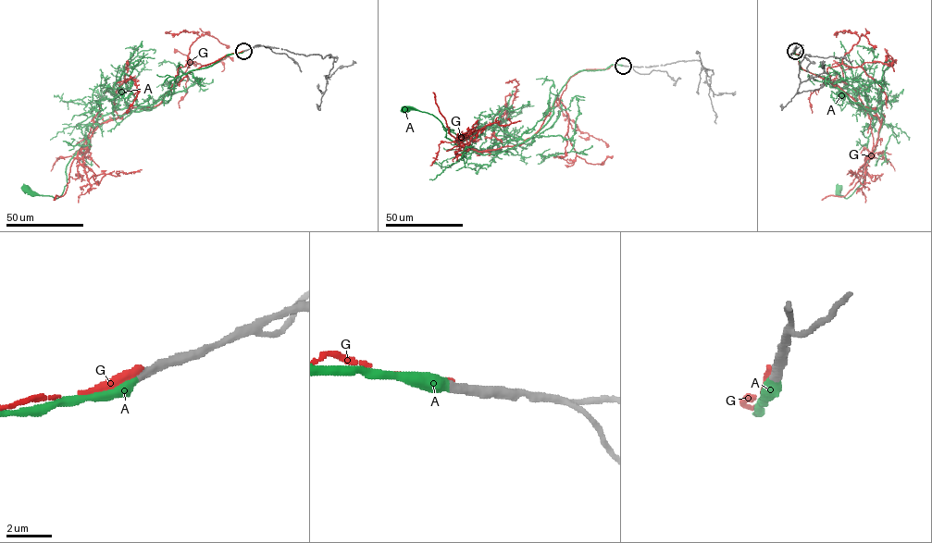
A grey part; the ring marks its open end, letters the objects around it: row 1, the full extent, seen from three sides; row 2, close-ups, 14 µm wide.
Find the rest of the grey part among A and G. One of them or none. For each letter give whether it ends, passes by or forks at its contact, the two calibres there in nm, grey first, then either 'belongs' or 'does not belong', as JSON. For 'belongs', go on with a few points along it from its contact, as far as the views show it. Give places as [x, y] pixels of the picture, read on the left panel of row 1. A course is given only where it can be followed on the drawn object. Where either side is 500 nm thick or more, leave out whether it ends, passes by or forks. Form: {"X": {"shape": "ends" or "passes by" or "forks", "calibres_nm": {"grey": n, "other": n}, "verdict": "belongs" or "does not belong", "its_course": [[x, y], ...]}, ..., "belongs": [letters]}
{"A": {"calibres_nm": {"grey": 420, "other": 500}, "verdict": "belongs", "its_course": [[243, 51], [179, 76], [167, 102], [98, 125], [68, 165], [67, 184], [58, 198], [25, 187]]}, "G": {"shape": "ends", "calibres_nm": {"grey": 440, "other": 380}, "verdict": "does not belong"}, "belongs": ["A"]}

